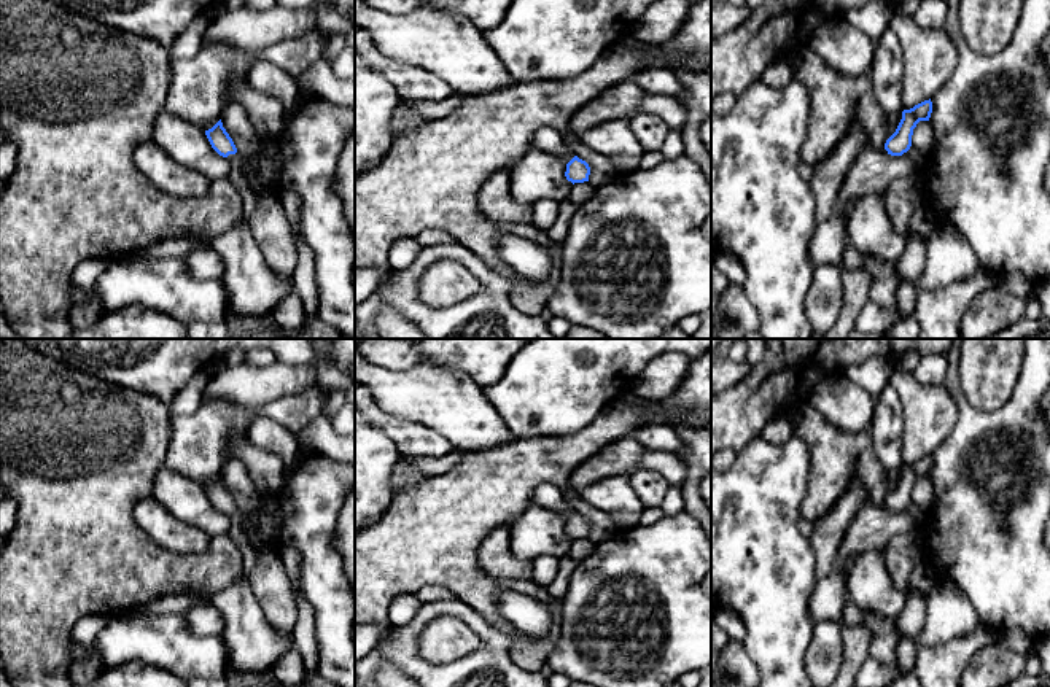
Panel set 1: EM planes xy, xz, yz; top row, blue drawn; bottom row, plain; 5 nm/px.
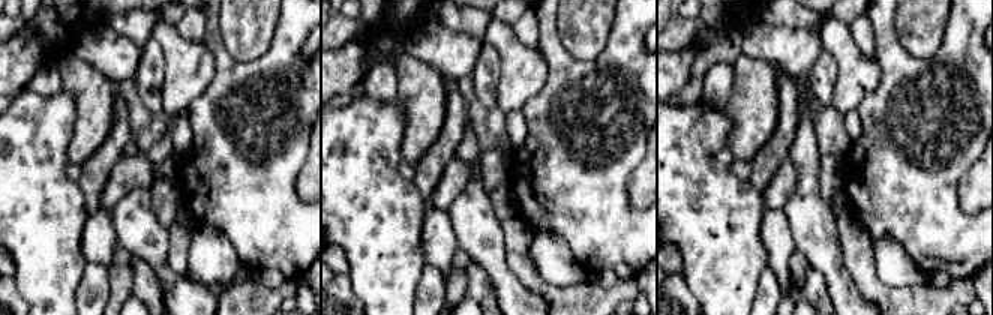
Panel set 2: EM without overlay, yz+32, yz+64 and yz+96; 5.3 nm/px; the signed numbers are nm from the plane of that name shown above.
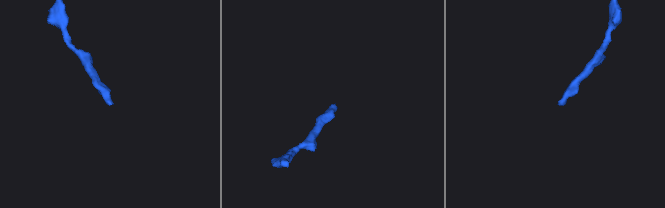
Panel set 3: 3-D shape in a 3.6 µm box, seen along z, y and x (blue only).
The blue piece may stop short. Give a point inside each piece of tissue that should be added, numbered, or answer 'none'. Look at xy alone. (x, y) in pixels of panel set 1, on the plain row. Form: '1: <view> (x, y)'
1: xy (263, 565)

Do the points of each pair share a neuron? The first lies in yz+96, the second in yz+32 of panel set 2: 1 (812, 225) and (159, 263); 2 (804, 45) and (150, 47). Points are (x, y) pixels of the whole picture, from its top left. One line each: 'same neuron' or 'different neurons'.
1: same neuron
2: different neurons

